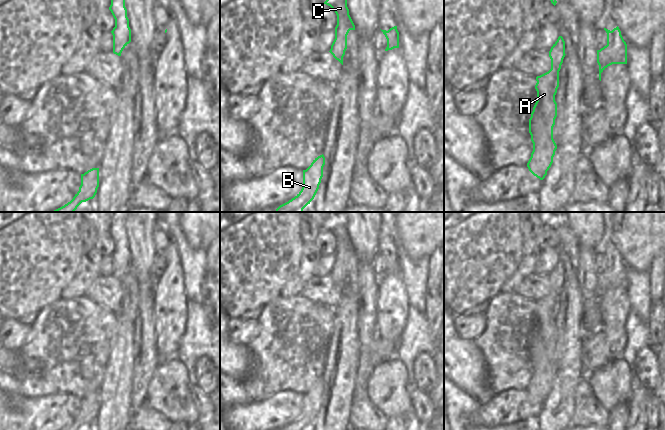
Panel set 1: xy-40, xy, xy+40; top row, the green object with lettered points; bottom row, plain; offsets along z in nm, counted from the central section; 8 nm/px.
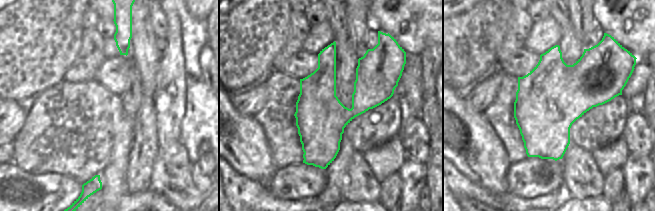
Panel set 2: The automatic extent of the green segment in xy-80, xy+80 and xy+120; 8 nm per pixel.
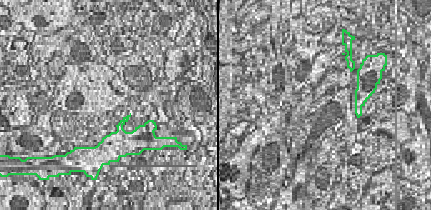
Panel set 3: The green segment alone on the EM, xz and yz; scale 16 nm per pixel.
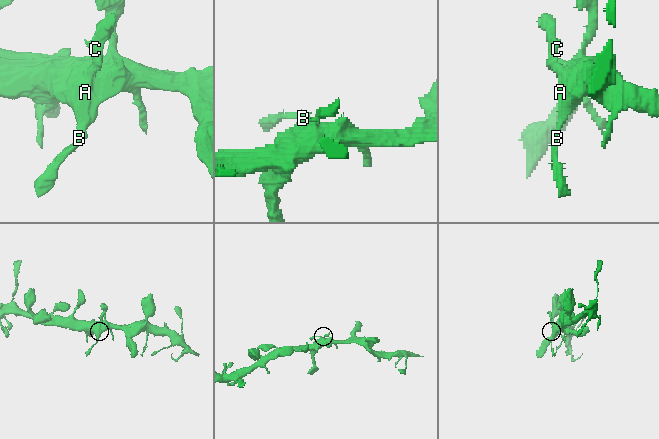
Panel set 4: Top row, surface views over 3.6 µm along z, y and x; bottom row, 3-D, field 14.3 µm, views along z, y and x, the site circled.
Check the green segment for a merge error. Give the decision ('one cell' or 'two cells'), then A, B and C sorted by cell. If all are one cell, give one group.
one cell | A B C

